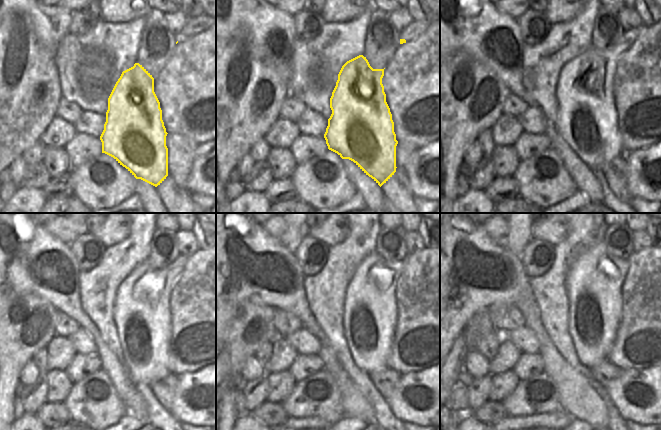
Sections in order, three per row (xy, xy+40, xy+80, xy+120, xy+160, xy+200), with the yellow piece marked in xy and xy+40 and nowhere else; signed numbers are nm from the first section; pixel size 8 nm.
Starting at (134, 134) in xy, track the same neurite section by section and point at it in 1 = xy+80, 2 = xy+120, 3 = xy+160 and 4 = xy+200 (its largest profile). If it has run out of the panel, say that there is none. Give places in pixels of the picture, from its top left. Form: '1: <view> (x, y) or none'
1: xy+80 (587, 120)
2: xy+120 (142, 316)
3: xy+160 (370, 312)
4: xy+200 (594, 282)

